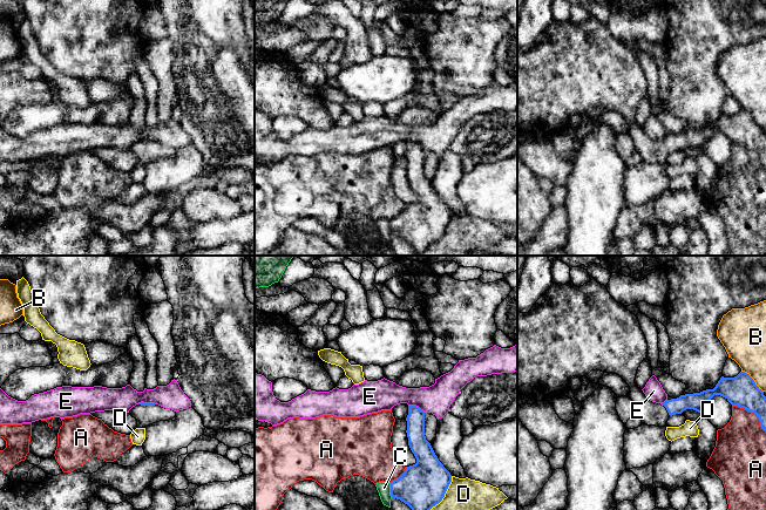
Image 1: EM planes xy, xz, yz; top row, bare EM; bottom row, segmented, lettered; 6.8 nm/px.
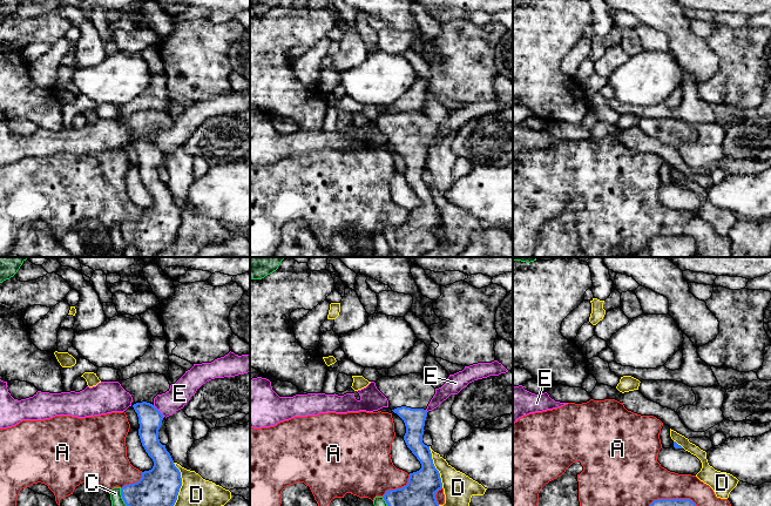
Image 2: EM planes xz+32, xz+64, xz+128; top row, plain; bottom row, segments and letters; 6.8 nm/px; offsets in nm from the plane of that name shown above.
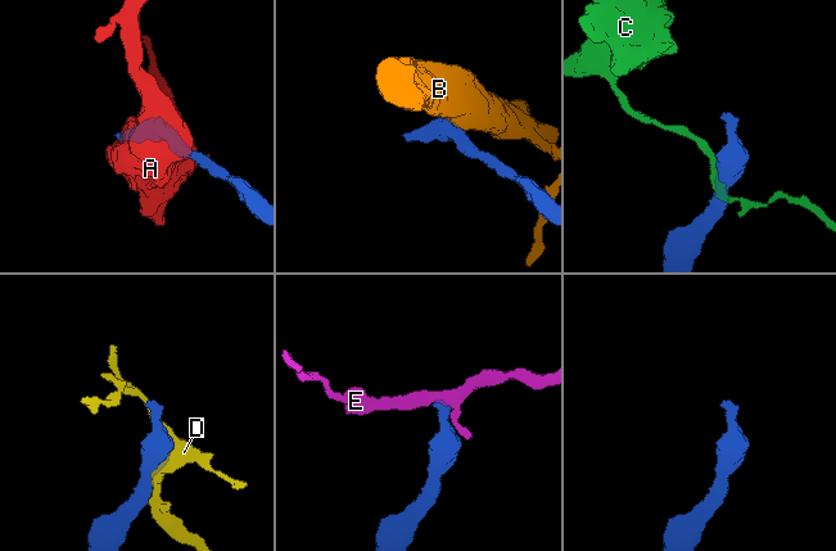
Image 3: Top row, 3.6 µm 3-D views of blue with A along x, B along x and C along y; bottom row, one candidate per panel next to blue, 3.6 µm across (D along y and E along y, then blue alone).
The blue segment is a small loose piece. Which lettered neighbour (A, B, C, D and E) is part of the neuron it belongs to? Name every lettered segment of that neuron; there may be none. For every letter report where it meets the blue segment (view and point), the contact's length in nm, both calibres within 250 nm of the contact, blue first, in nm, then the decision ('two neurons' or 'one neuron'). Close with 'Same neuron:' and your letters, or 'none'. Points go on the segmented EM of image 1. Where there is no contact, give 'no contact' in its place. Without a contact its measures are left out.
A: contact yz (752, 412); length 300 nm; calibres 220 and 340 nm; two neurons
B: contact yz (753, 380); length 220 nm; calibres 220 and 280 nm; two neurons
C: contact xz (391, 490); length 110 nm; calibres 320 and 100 nm; two neurons
D: contact xz (445, 492); length 280 nm; calibres 320 and 220 nm; two neurons
E: contact xz (415, 406); length 130 nm; calibres 130 and 200 nm; two neurons
Same neuron: none

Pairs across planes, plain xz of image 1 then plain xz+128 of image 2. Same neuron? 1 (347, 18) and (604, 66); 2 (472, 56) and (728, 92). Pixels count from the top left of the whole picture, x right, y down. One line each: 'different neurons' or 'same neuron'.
1: same neuron
2: same neuron

